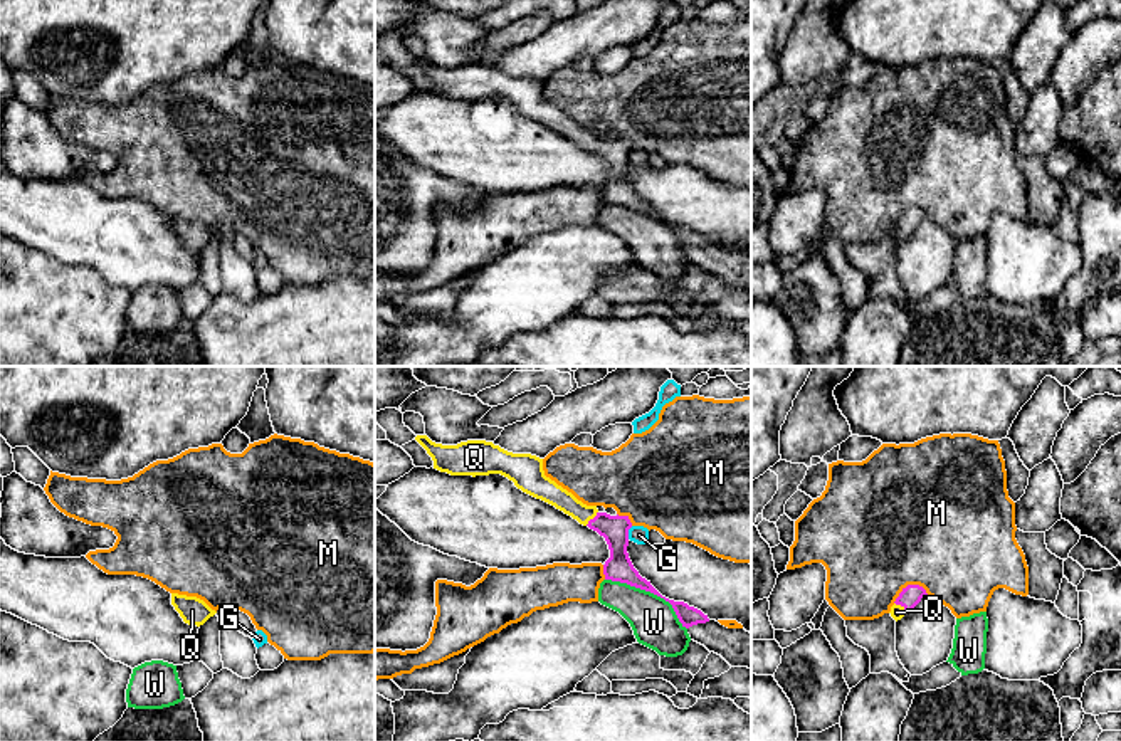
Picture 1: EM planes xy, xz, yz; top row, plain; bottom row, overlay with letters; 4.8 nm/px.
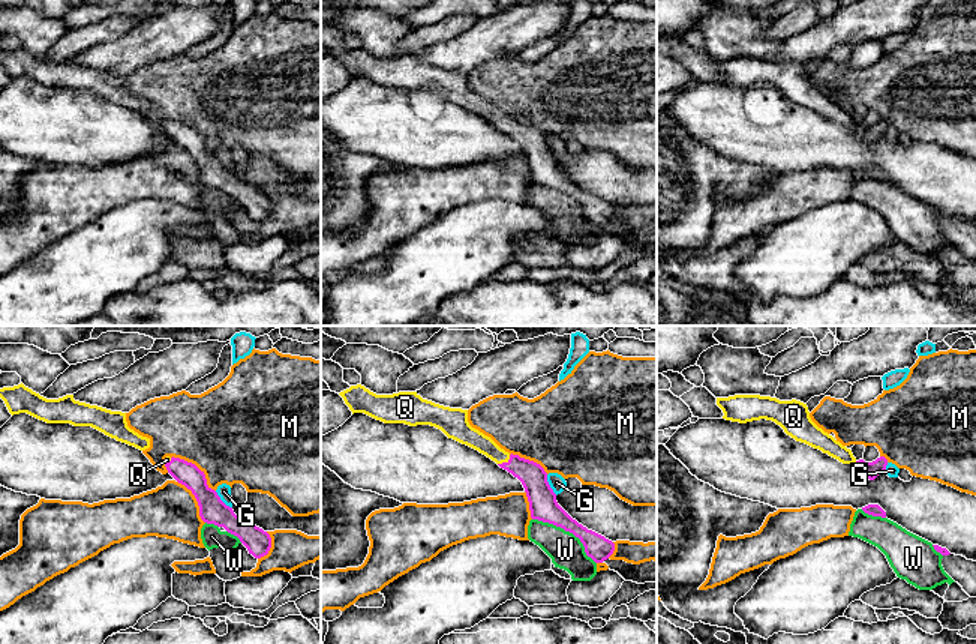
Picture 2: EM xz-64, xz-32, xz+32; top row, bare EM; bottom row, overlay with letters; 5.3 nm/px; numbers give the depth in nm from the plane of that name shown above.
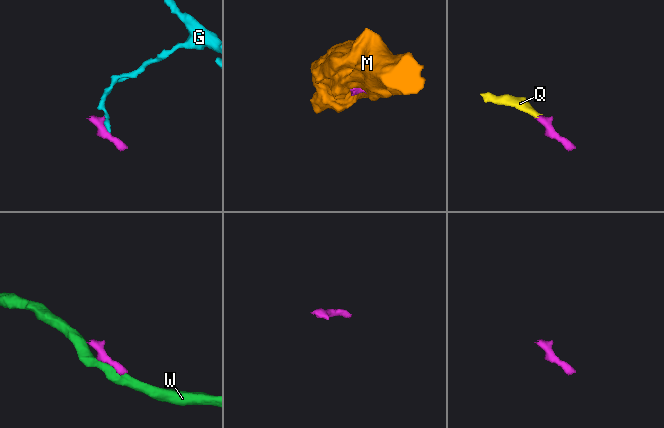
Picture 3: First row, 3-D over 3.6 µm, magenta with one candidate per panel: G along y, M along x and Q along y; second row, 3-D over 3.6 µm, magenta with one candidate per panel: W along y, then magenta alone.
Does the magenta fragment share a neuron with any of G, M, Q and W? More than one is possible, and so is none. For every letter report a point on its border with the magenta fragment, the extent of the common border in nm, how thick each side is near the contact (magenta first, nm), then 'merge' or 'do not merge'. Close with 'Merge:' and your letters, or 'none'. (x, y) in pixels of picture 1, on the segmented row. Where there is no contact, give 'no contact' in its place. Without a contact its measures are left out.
G: xz (627, 533) | 70 nm | 130/90 nm | do not merge
M: yz (910, 585) | 180 nm | 100/500 nm | do not merge
Q: xz (594, 518) | 90 nm | 130/100 nm | merge
W: xz (651, 592) | 460 nm | 130/220 nm | do not merge
Merge: Q

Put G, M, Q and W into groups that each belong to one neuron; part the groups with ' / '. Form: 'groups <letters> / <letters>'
groups G / M / Q / W

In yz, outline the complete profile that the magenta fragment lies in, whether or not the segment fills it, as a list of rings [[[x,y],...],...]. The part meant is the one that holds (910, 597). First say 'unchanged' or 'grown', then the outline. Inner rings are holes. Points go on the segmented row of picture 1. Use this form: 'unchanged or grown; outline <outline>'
grown; outline [[[908,585],[906,588],[903,588],[894,605],[891,607],[891,612],[889,612],[891,617],[896,622],[901,620],[906,613],[909,613],[921,602],[924,595],[928,593],[923,586]]]

